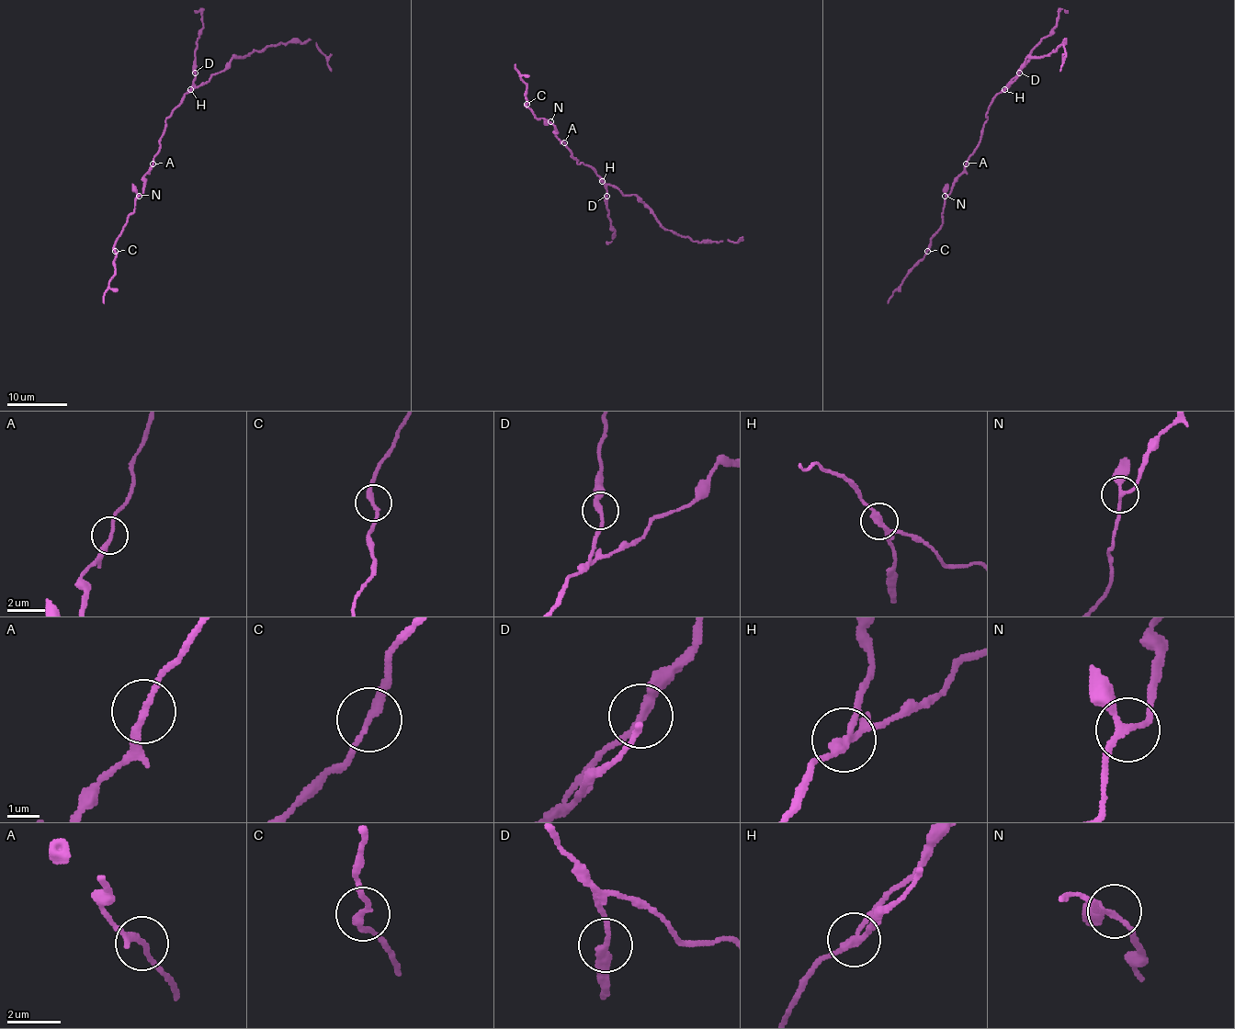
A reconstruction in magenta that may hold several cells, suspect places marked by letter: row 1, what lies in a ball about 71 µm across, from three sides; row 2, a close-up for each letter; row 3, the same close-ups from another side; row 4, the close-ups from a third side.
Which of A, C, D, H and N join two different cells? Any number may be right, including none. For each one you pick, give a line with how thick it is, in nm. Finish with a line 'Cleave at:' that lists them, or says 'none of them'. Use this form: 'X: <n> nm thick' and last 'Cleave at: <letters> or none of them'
H: 220 nm thick
Cleave at: H

